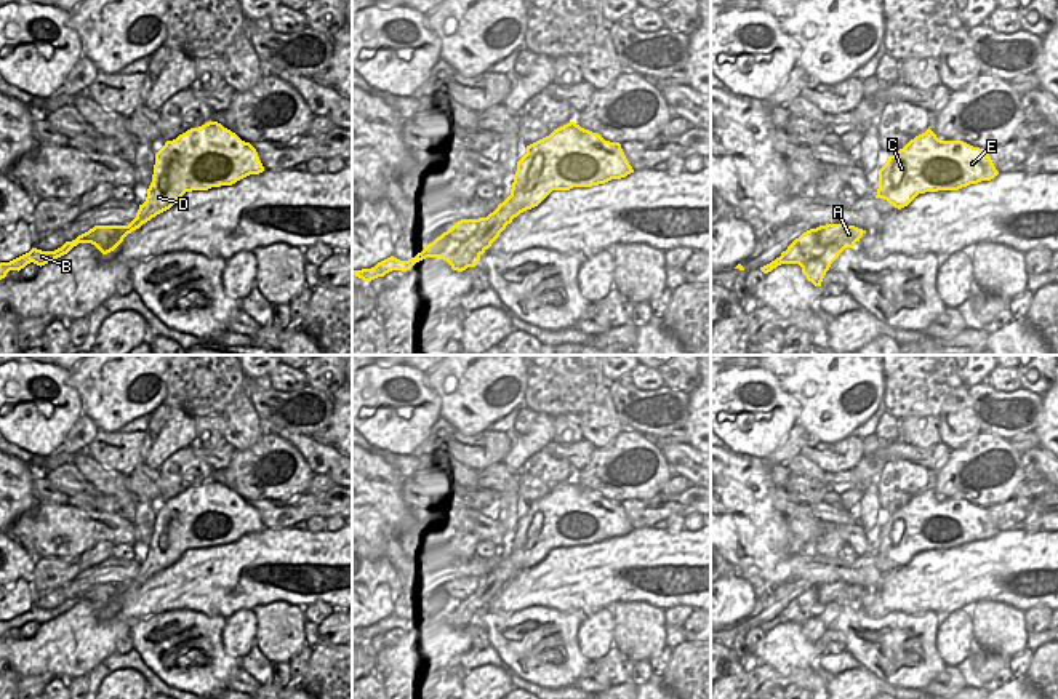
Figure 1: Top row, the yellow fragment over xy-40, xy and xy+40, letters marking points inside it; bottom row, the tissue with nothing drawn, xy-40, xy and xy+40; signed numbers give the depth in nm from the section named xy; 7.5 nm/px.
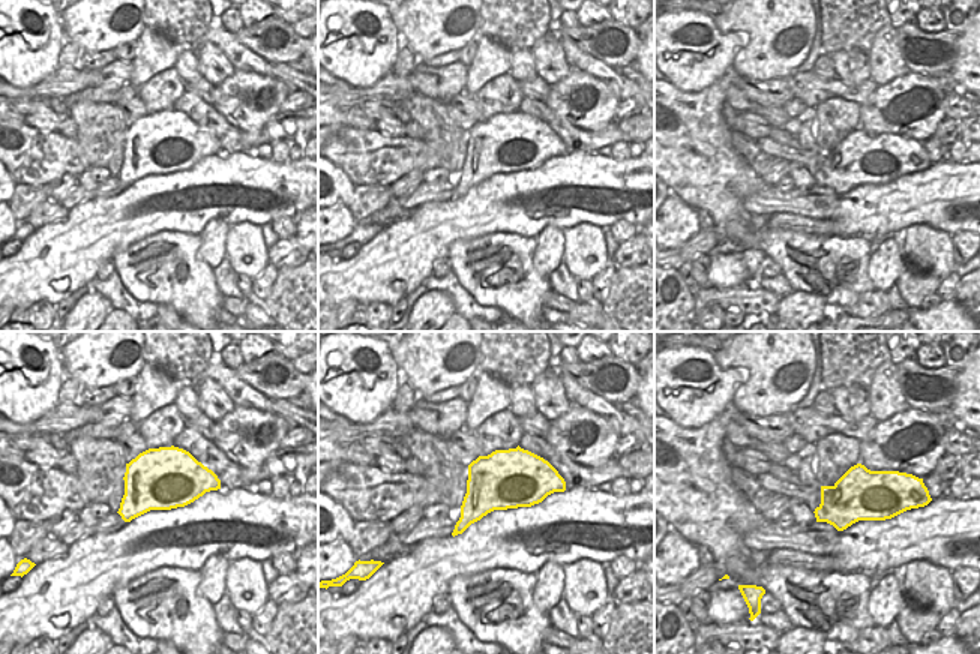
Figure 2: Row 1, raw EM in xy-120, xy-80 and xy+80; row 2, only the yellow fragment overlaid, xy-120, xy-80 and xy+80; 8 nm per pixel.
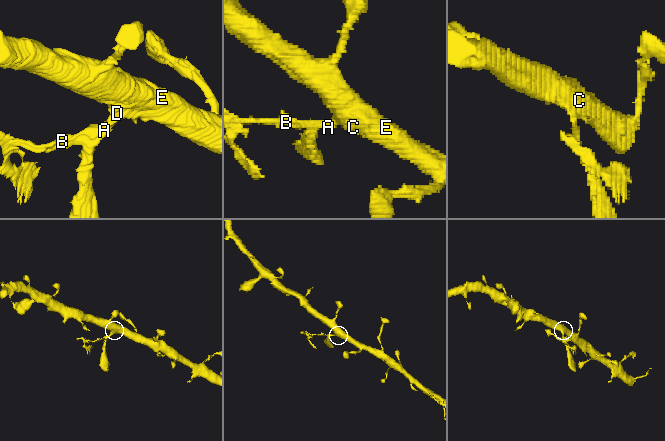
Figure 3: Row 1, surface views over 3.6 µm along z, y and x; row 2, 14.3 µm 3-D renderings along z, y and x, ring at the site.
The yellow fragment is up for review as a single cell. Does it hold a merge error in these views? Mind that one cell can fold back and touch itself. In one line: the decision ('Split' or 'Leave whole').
Split.

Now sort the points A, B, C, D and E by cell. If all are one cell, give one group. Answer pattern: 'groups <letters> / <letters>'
groups A C D E / B

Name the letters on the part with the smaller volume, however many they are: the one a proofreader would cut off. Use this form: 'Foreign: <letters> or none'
Foreign: B

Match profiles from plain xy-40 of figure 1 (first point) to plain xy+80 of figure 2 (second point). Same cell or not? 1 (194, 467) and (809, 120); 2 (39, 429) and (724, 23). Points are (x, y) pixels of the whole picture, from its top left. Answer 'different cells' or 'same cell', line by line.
1: different cells
2: different cells

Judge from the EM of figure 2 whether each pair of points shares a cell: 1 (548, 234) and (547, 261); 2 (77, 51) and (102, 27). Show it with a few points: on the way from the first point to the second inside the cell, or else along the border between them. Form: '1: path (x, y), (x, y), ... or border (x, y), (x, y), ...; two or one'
1: path (548, 240), (548, 255); one
2: border (66, 36), (86, 50); two

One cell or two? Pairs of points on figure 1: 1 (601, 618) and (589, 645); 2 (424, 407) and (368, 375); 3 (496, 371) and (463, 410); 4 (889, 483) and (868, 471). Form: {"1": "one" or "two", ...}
{"1": "one", "2": "one", "3": "one", "4": "two"}

